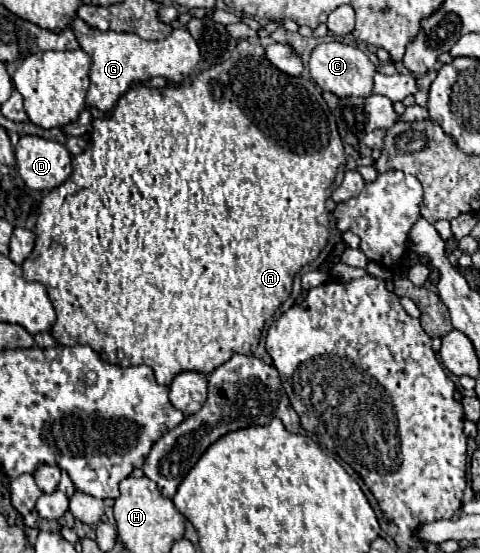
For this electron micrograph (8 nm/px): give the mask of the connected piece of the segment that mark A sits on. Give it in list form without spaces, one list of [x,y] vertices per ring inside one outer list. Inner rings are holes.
[[[240,39],[236,49],[232,51],[230,59],[226,59],[224,63],[218,63],[218,65],[212,65],[204,71],[198,73],[198,77],[190,83],[190,85],[178,85],[178,87],[164,87],[164,89],[156,89],[156,87],[148,87],[146,83],[138,83],[138,85],[132,85],[130,91],[126,95],[120,97],[120,101],[116,103],[116,107],[110,111],[108,117],[104,119],[94,119],[92,121],[92,133],[90,133],[90,143],[88,143],[88,149],[80,155],[76,155],[72,159],[72,177],[62,183],[60,187],[48,191],[40,203],[40,215],[38,215],[38,221],[36,221],[36,245],[34,245],[34,251],[30,253],[30,257],[22,263],[22,269],[24,269],[24,279],[26,281],[38,281],[46,287],[48,291],[48,297],[56,309],[56,323],[50,331],[50,335],[62,343],[62,345],[90,345],[104,361],[108,363],[114,363],[114,365],[120,365],[124,367],[124,357],[130,359],[130,365],[150,365],[154,369],[154,375],[156,375],[156,381],[160,385],[170,385],[174,375],[182,373],[182,371],[198,371],[198,373],[212,373],[216,367],[220,367],[222,363],[226,363],[234,353],[242,353],[242,355],[252,355],[260,343],[260,337],[262,337],[262,329],[264,329],[264,323],[268,319],[274,317],[276,309],[288,299],[290,291],[292,291],[292,279],[294,275],[308,263],[312,263],[318,253],[326,247],[328,243],[328,211],[326,211],[326,199],[332,195],[332,191],[340,185],[340,179],[344,177],[344,171],[346,171],[346,155],[344,155],[344,147],[342,147],[342,141],[340,141],[340,135],[336,131],[336,123],[334,123],[334,117],[326,105],[326,101],[322,99],[322,89],[312,81],[312,79],[304,79],[304,77],[290,77],[290,75],[284,75],[280,69],[272,67],[272,63],[266,59],[264,55],[264,47],[260,43],[250,43],[248,39]],[[232,85],[238,85],[236,93],[232,89]]]

